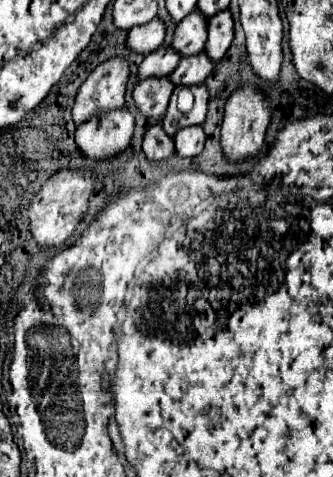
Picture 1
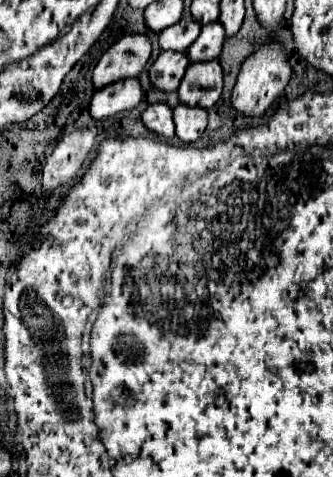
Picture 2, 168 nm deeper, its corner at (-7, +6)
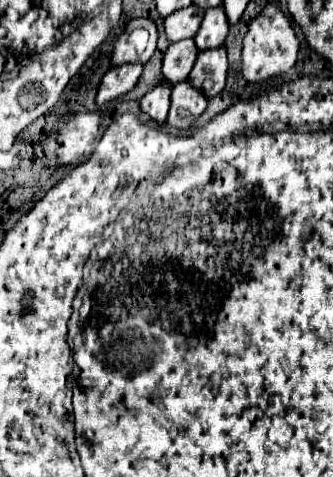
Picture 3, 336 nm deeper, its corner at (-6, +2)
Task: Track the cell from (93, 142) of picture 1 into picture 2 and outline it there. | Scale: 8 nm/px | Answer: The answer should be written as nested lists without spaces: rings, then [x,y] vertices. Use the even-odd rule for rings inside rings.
[[[125,78],[125,80],[113,82],[111,86],[103,86],[95,90],[91,104],[89,104],[89,112],[95,120],[101,120],[101,118],[131,110],[141,100],[143,100],[143,90],[141,90],[139,80]]]

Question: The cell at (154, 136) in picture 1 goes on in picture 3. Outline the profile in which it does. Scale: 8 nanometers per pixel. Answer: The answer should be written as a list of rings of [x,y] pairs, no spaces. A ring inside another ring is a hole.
[[[162,84],[162,86],[156,86],[154,90],[150,90],[140,100],[140,108],[154,122],[164,124],[168,120],[168,108],[170,108],[170,84]]]

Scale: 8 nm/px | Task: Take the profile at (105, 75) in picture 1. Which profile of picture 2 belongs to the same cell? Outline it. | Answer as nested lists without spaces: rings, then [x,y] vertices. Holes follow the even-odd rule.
[[[125,34],[97,62],[93,70],[93,86],[107,86],[123,78],[135,78],[151,56],[151,40],[147,34]]]

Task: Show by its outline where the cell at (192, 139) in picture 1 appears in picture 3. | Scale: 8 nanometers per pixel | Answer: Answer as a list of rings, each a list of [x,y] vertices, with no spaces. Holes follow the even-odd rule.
[[[180,82],[172,88],[172,106],[168,124],[176,130],[188,130],[194,120],[206,110],[208,100],[202,96],[202,92],[194,90],[188,82]]]

